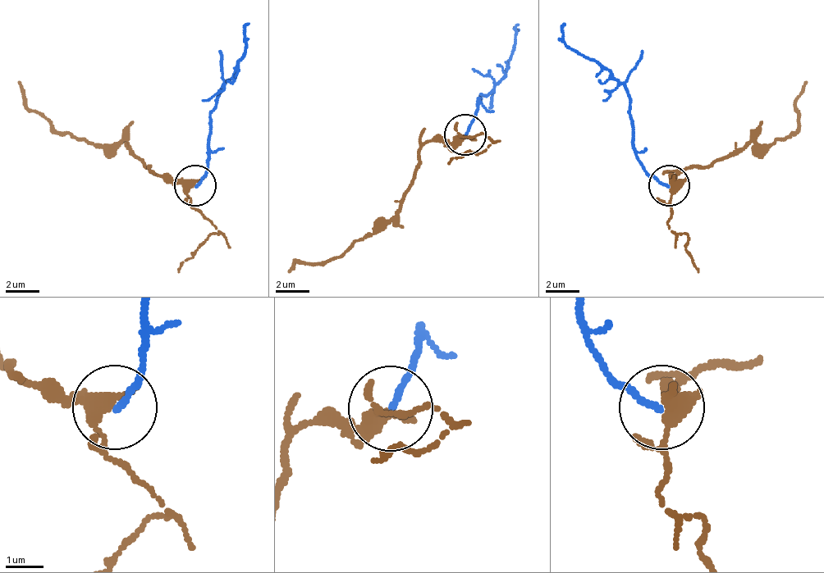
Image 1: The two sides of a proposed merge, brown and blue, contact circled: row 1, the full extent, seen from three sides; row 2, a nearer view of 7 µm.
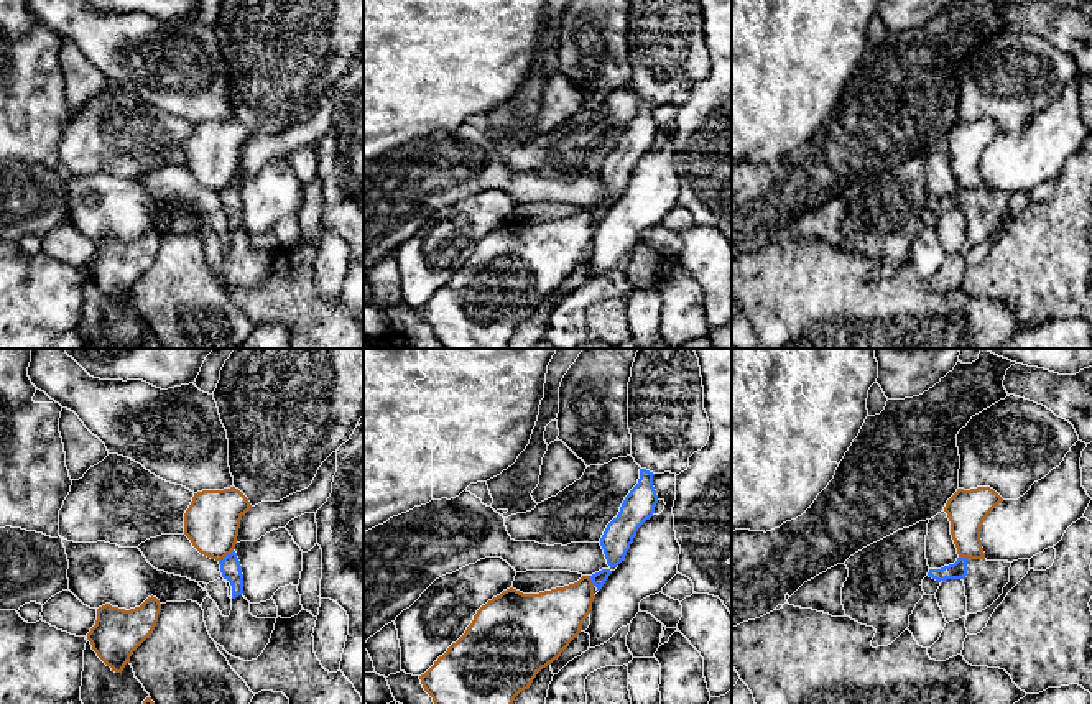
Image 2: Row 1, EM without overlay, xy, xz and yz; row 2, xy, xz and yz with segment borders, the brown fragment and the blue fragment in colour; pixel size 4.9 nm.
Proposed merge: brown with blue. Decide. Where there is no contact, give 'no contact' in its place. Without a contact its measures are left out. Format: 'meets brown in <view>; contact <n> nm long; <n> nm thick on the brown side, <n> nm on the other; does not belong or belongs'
meets brown in xy; contact 90 nm long; 260 nm thick on the brown side, 100 nm on the other; does not belong

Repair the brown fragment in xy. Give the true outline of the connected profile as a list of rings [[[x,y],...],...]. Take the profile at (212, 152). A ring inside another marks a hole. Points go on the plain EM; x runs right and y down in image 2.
[[[235,118],[197,123],[184,145],[184,166],[201,186],[220,192],[235,181],[240,151],[250,140]]]

